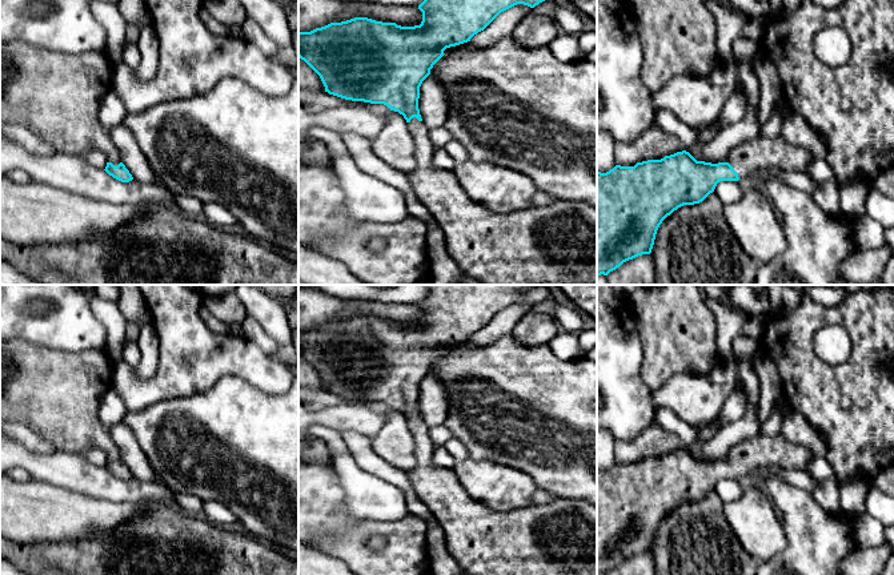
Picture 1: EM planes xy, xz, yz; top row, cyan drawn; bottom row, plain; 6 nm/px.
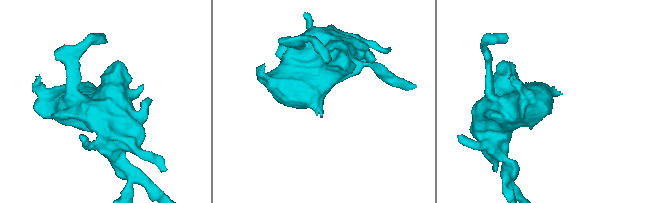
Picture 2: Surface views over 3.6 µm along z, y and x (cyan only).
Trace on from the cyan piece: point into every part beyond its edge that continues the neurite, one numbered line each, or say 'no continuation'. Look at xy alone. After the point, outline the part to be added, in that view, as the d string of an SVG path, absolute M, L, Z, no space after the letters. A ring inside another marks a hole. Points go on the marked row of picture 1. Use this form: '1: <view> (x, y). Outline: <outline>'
1: xy (56, 96). Outline: M23 40L0 44L0 124L21 125L60 153L104 150L117 166L120 153L99 118L101 100L112 89L112 71L111 60L99 53L67 55Z

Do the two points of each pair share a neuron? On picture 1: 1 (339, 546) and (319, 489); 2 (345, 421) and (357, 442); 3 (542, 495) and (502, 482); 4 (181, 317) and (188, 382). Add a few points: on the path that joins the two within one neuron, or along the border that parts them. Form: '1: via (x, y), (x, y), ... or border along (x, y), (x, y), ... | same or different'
1: border along (361, 521), (339, 535), (323, 535), (313, 549) | different
2: border along (339, 431), (357, 431), (371, 439) | different
3: border along (537, 487), (533, 495), (534, 503) | different
4: via (181, 333), (181, 353), (179, 358), (181, 366) | same

